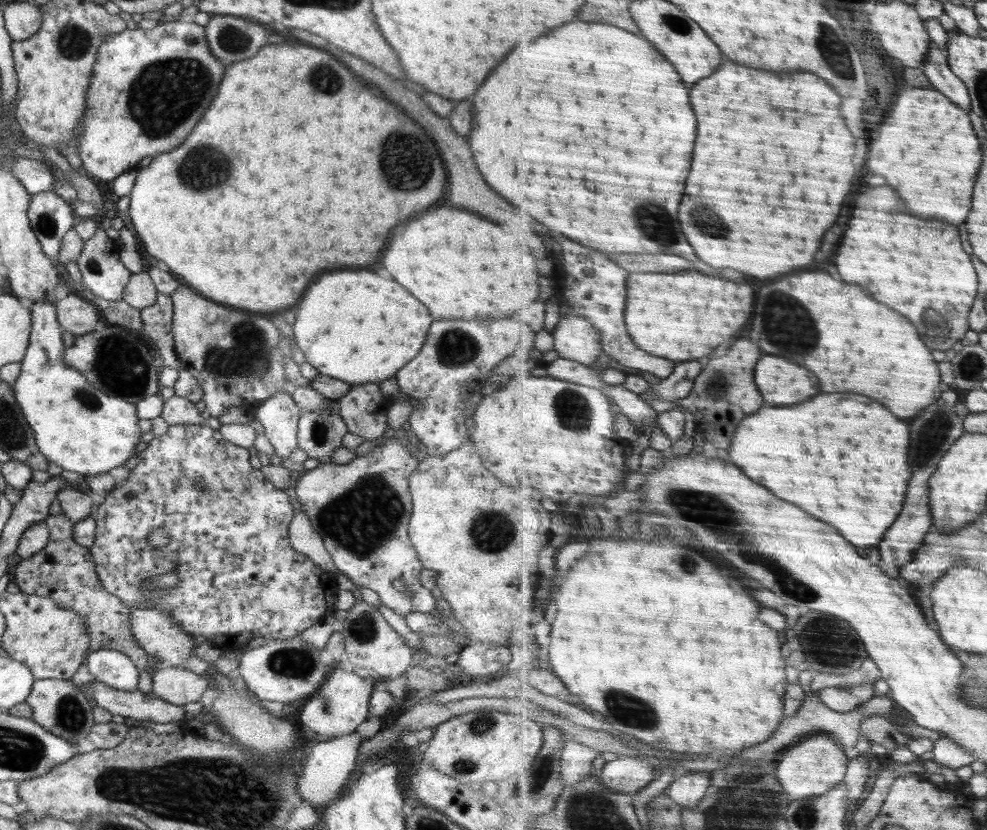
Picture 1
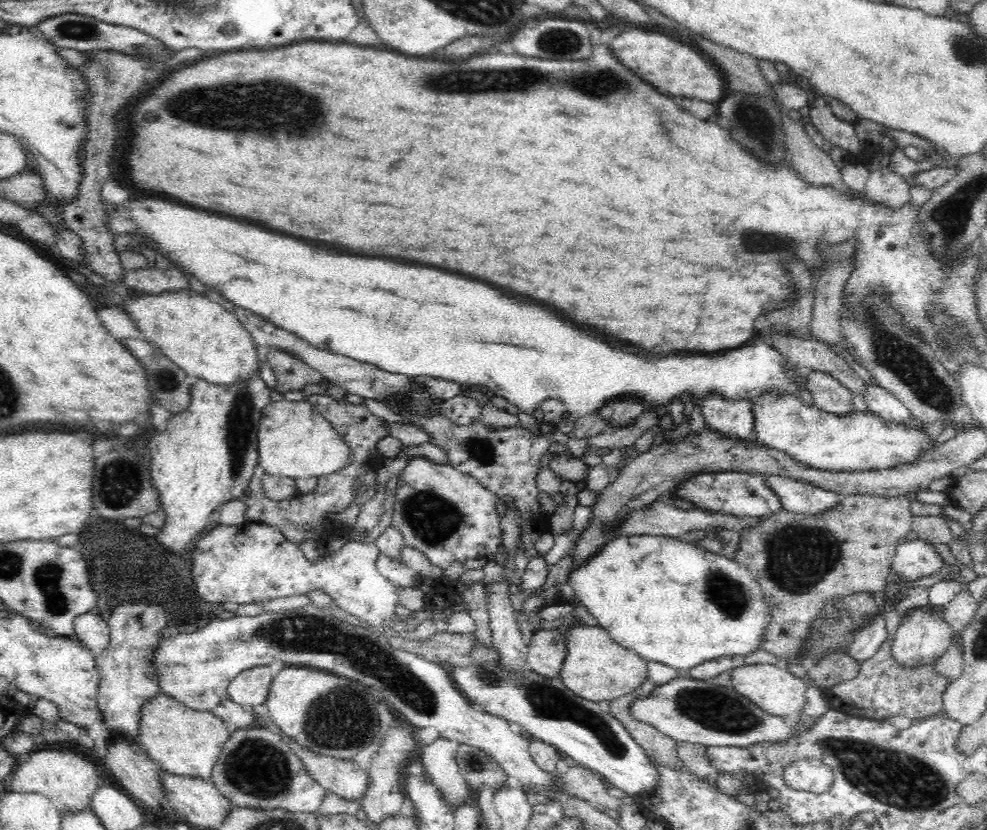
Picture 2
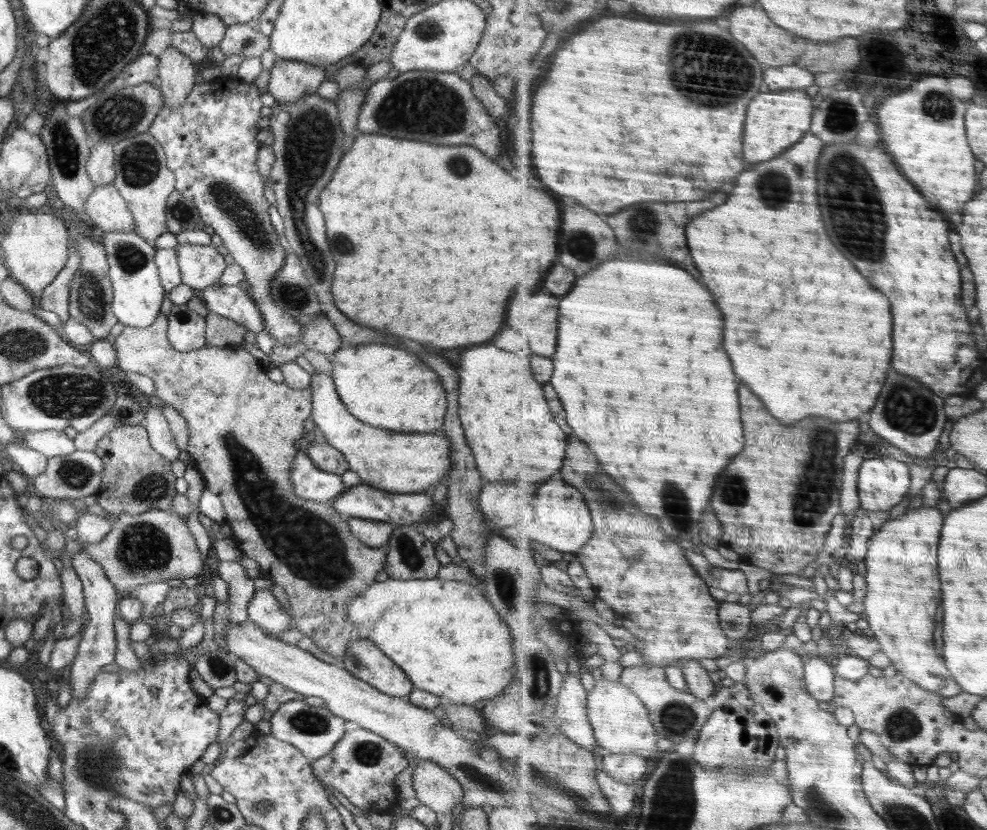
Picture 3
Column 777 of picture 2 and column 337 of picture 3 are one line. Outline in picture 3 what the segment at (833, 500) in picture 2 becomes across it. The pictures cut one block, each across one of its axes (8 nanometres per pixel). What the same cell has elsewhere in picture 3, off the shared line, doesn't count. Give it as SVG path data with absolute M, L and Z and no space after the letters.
M299 450L296 457L292 459L290 477L291 483L294 484L294 491L304 500L332 506L332 499L336 499L342 491L346 491L341 476L319 470L312 459Z

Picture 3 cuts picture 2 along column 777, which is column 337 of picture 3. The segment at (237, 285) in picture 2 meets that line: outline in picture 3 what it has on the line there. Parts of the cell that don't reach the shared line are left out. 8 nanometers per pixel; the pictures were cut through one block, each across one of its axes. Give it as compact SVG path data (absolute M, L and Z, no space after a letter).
M382 344L340 347L331 355L336 392L360 422L392 432L438 432L446 414L446 392L440 378L418 356Z

